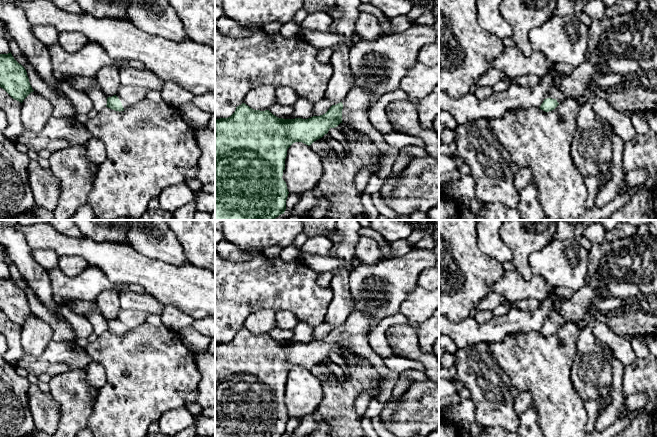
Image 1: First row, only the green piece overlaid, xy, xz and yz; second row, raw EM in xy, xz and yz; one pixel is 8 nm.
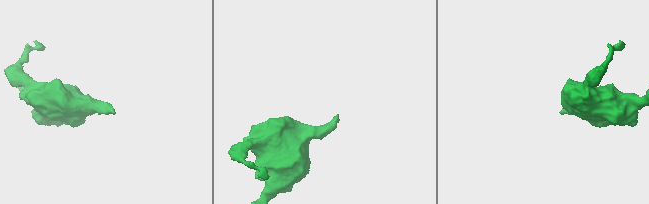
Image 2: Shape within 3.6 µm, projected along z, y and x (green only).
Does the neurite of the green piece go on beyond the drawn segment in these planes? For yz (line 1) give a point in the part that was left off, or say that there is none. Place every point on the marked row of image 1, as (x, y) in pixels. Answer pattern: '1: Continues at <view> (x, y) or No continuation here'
1: Continues at yz (555, 93)

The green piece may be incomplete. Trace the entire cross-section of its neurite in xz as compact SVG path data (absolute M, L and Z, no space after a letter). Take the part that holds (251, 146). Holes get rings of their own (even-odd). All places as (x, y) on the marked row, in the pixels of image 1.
M353 87L342 102L332 105L325 114L308 119L278 118L269 110L254 110L245 103L237 106L230 117L215 119L215 220L275 220L284 214L289 192L282 176L288 148L295 142L310 146L327 134L330 128L335 128L340 123L348 124L370 138L382 155L376 175L381 178L389 177L400 150L390 146L384 140L383 134L371 124L366 111L372 100L373 96L369 91L363 87Z

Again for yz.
M551 87L547 95L545 96L543 103L541 104L539 108L545 112L552 111L564 99L566 99L566 96L559 88Z

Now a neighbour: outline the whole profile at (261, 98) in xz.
M261 85L250 90L245 96L244 103L254 110L269 110L275 103L275 87Z

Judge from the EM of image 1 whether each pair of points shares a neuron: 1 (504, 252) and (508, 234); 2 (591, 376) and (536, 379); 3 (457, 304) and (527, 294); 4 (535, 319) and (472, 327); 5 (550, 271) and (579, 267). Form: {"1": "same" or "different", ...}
{"1": "different", "2": "different", "3": "different", "4": "same", "5": "same"}

